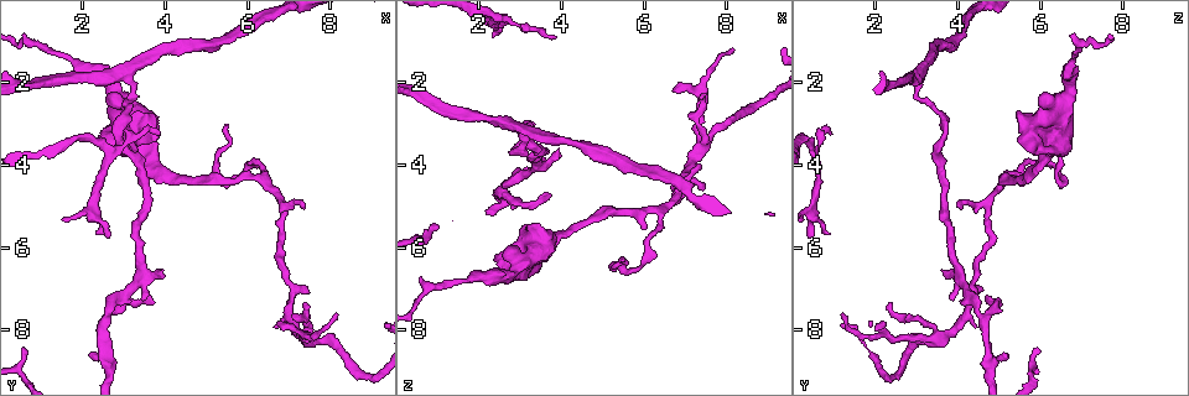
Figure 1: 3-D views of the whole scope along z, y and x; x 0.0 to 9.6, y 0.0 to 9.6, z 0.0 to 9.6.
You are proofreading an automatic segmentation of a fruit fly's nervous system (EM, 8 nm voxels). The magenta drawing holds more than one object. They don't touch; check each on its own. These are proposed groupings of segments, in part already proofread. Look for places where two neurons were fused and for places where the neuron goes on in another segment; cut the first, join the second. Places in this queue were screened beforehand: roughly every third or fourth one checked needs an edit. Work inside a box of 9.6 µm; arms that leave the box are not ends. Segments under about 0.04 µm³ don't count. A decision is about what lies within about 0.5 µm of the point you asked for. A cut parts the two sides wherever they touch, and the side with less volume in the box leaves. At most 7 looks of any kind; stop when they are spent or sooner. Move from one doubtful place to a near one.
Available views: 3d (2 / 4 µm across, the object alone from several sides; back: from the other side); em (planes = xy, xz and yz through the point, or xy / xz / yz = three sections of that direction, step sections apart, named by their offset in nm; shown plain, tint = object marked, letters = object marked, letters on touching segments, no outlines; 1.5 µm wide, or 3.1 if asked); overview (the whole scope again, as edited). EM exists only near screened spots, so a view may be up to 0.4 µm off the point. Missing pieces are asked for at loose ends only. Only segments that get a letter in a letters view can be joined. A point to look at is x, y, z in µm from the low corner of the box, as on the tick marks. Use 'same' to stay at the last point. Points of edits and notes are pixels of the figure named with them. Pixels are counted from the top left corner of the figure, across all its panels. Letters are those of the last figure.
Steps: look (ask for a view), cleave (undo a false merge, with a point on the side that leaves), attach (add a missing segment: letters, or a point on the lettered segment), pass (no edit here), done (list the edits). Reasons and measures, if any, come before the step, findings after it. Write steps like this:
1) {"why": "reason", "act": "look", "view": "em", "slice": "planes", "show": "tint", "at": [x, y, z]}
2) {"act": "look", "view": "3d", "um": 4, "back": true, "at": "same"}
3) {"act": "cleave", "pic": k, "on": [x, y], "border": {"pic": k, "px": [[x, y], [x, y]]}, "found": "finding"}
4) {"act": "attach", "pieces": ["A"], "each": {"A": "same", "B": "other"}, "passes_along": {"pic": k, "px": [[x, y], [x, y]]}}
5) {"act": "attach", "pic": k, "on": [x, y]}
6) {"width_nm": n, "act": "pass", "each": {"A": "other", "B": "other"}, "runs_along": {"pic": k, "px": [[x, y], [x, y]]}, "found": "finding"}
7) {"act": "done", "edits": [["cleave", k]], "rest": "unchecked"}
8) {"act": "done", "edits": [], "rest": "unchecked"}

{"why": "tapers out", "act": "look", "view": "em", "slice": "yz", "step": 8, "show": "letters", "at": [7.35, 7.35, 2.40]}

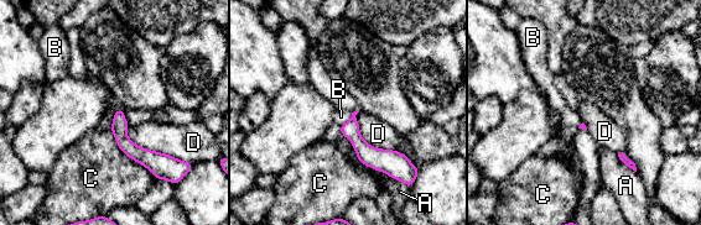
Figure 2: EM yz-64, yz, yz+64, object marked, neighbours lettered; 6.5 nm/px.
{"why": "another direction", "act": "look", "view": "em", "slice": "planes", "show": "letters", "at": "same"}

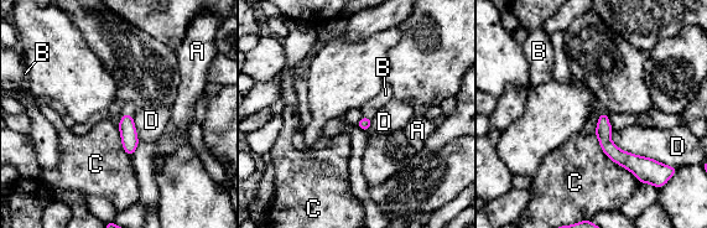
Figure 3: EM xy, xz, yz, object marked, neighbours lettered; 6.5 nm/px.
{"act": "pass", "each": {"A": "other", "B": "other", "C": "other", "D": "other"}, "border": {"pic": 3, "px": [[593, 133], [599, 148], [639, 182]]}, "found": "none of them fits"}

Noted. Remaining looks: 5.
{"why": "arms part here", "act": "look", "view": "3d", "um": 4, "at": [3.00, 1.85, 3.15]}

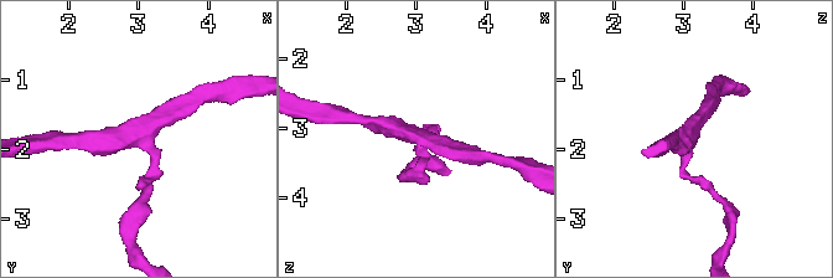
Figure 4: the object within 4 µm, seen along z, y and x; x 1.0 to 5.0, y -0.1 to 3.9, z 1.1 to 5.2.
{"arms": 3, "why": "need the tissue", "act": "look", "view": "em", "slice": "planes", "show": "letters", "at": [3.00, 1.80, 3.10]}

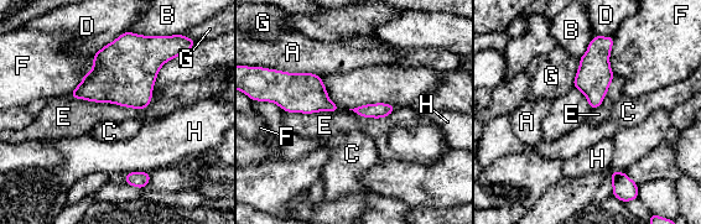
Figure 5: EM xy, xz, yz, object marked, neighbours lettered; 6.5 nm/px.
{"longest_contact_nm": ["E", 550], "act": "pass", "each": {"A": "other", "B": "other", "C": "other", "D": "other", "E": "other", "F": "other", "G": "other", "H": "other"}, "border": {"pic": 5, "px": [[68, 94], [134, 108], [152, 98]]}, "found": "all the same neuron"}

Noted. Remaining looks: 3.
{"why": "abrupt turn", "act": "look", "view": "em", "slice": "yz", "step": 4, "show": "tint", "at": [6.25, 4.35, 5.15]}

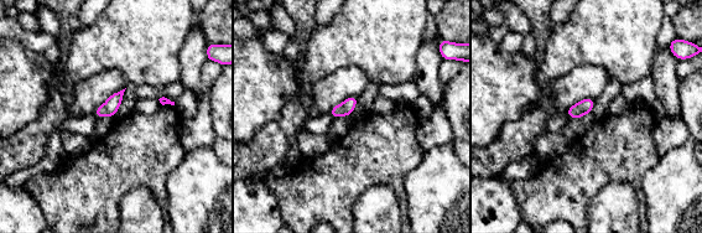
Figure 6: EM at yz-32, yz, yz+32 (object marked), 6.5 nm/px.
{"why": "cut it another way", "act": "look", "view": "em", "slice": "planes", "show": "letters", "at": "same"}

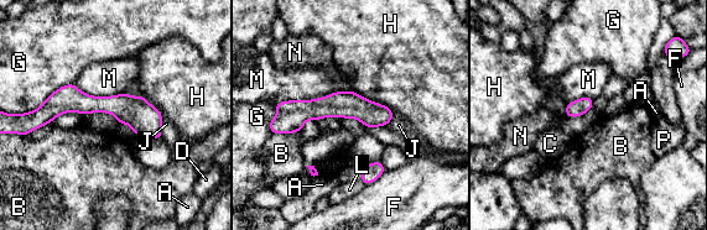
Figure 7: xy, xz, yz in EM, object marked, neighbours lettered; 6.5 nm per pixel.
{"act": "pass", "each": {"A": "other", "B": "other", "C": "other", "D": "other", "F": "other", "G": "other", "H": "other", "J": "other", "L": "other", "M": "other", "N": "other", "P": "other"}, "runs_along": {"pic": 7, "px": [[39, 120], [112, 104], [159, 125]]}, "found": "continuous, no second neuron"}

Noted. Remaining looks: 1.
{"act": "done", "edits": [], "rest": "unchecked"}

